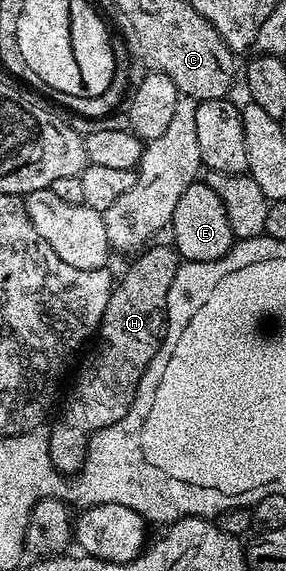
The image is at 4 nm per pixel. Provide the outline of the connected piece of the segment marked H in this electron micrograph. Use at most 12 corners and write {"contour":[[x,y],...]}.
{"contour":[[146,246],[116,280],[51,461],[81,470],[161,348],[179,256]]}

